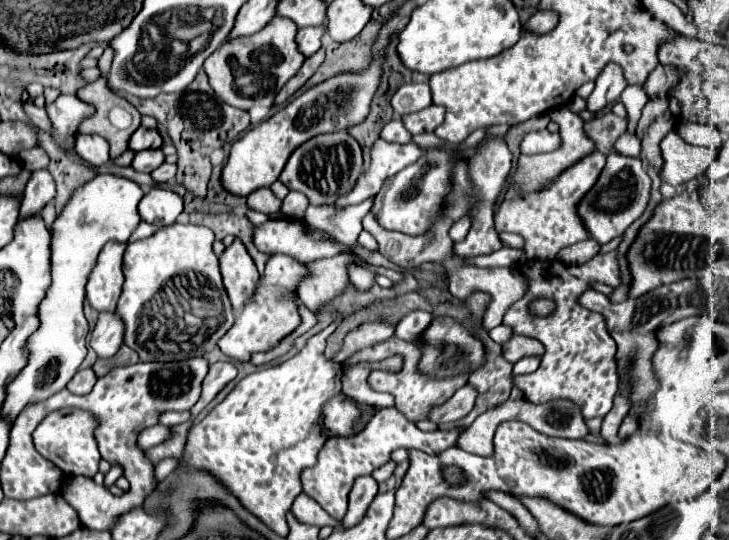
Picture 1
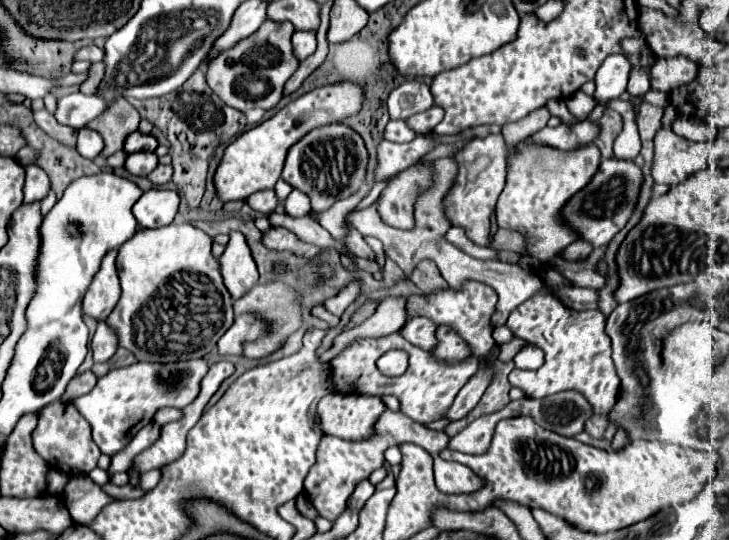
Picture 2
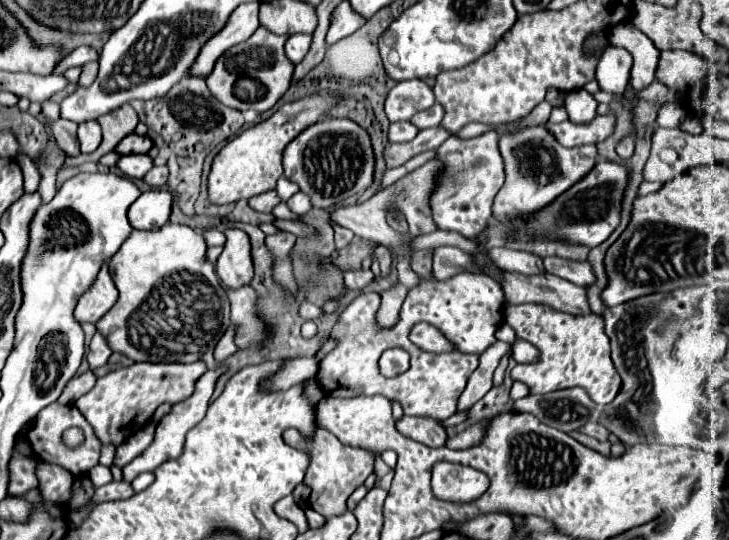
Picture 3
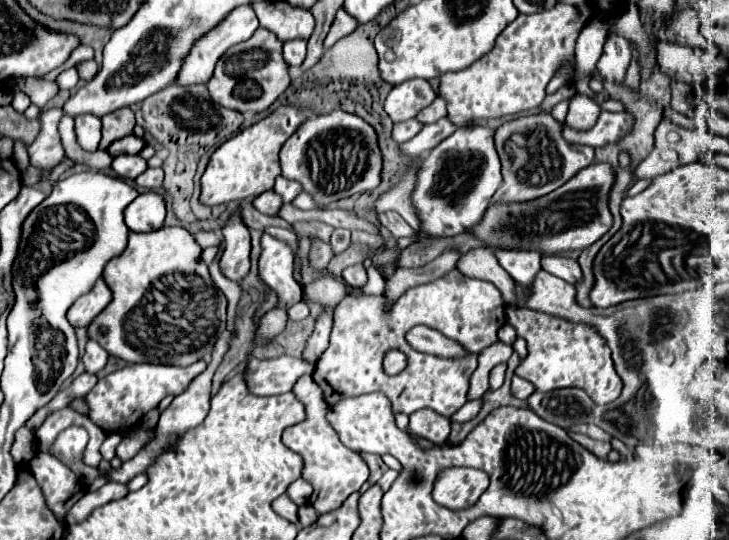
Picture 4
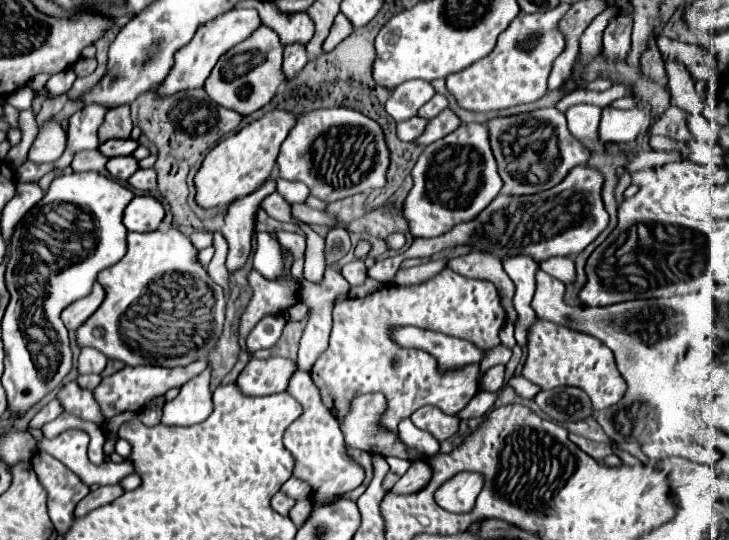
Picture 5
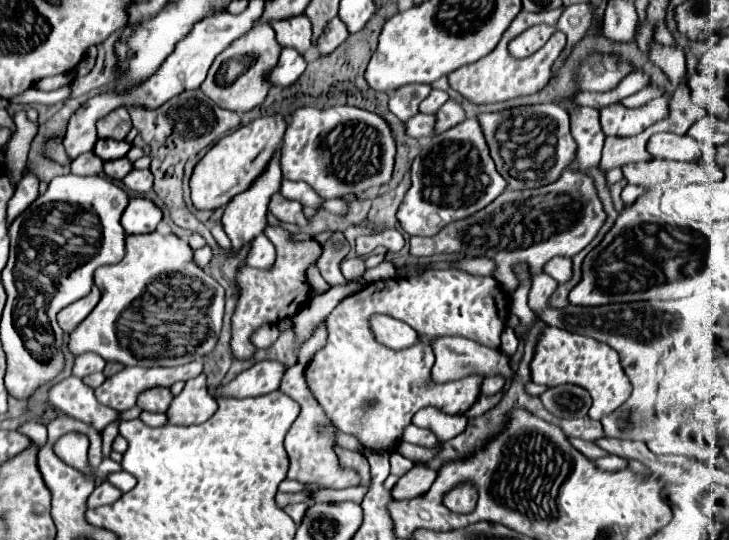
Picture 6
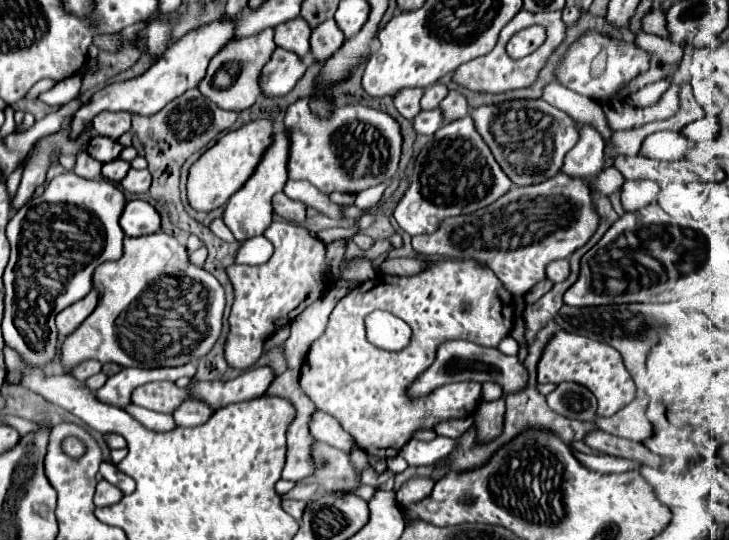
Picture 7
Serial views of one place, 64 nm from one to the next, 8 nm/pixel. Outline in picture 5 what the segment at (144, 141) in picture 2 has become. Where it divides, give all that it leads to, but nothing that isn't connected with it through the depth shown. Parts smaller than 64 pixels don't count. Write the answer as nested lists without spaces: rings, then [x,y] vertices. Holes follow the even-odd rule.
[[[128,138],[128,140],[110,140],[110,142],[104,142],[98,150],[104,156],[114,158],[114,156],[130,156],[136,148],[138,148],[138,142]]]

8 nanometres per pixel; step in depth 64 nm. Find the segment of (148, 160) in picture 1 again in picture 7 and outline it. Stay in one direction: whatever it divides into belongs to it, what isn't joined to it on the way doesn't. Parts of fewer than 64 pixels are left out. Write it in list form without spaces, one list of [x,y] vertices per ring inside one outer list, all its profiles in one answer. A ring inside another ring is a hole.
[[[118,158],[118,160],[106,162],[106,164],[102,166],[102,176],[108,178],[108,180],[112,180],[112,182],[120,182],[120,180],[128,174],[128,170],[130,170],[130,162]]]

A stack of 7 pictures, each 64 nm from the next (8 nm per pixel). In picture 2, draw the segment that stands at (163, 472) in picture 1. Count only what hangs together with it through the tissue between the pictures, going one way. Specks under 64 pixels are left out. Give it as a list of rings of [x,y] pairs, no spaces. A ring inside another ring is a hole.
[[[156,468],[156,470],[150,470],[150,472],[144,472],[142,476],[140,476],[140,486],[142,486],[142,490],[152,490],[158,482],[160,482],[160,478],[162,478],[162,468]]]

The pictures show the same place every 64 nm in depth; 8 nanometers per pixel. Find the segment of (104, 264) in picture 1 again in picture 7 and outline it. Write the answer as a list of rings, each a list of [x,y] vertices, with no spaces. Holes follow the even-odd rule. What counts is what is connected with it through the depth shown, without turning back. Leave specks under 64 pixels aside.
[[[92,290],[88,296],[84,296],[82,300],[74,302],[72,306],[64,308],[58,316],[56,316],[56,326],[58,326],[58,332],[60,336],[68,336],[72,334],[90,314],[92,310],[96,308],[98,304],[98,292]]]

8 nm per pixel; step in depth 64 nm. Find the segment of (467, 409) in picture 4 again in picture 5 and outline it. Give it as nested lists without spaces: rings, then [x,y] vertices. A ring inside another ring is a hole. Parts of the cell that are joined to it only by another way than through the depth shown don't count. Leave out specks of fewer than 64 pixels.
[[[500,390],[495,393],[489,393],[486,391],[478,392],[468,405],[457,413],[456,416],[461,420],[484,416],[496,401],[498,394],[500,394]]]

